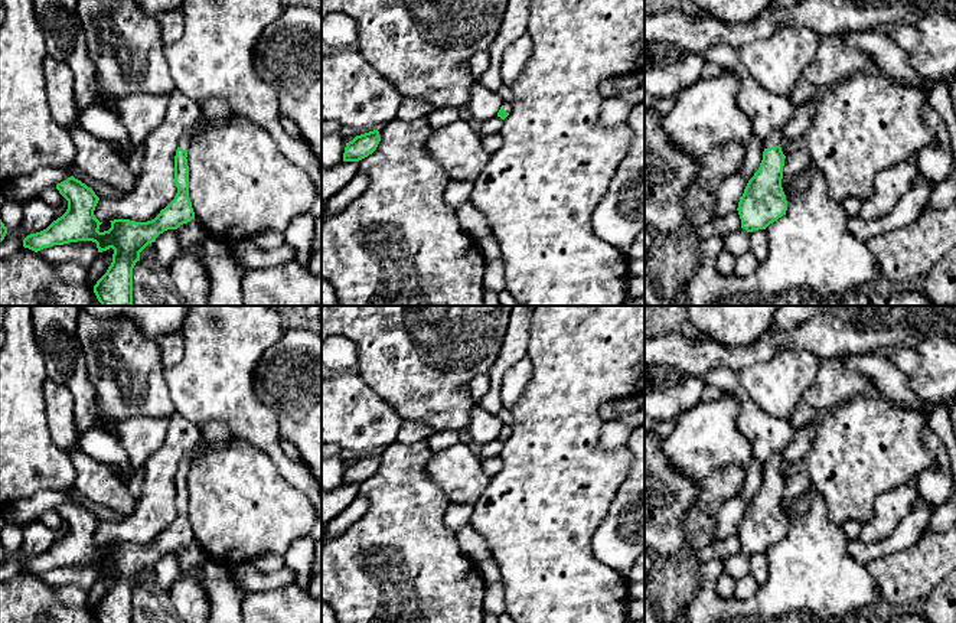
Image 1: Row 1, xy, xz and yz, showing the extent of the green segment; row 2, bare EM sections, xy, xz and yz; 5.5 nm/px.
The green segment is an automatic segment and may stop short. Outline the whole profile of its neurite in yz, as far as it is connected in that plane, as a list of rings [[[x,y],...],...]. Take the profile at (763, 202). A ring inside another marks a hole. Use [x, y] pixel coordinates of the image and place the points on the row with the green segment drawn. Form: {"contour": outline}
{"contour": [[[773,131],[764,144],[760,167],[748,180],[738,202],[741,228],[747,232],[766,229],[786,215],[787,200],[782,187],[786,156],[780,141],[782,131]]]}

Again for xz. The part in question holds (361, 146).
{"contour": [[[378,130],[356,136],[352,141],[346,143],[343,162],[359,162],[368,157],[376,150],[379,141]]]}

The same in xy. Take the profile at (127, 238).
{"contour": [[[202,115],[180,137],[174,156],[174,199],[147,222],[114,219],[108,231],[99,232],[95,206],[99,198],[95,192],[74,176],[56,185],[59,193],[68,200],[66,212],[46,229],[30,234],[23,239],[23,247],[35,252],[53,245],[78,241],[92,241],[98,252],[114,249],[112,262],[107,273],[94,286],[94,293],[101,306],[133,304],[133,268],[140,261],[140,252],[167,229],[195,219],[189,198],[187,149],[192,138],[200,134],[208,120]]]}

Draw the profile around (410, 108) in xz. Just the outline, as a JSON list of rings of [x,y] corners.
[[[404,97],[397,111],[397,118],[402,121],[414,121],[424,118],[434,107],[420,98]]]

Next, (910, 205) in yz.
[[[916,177],[911,189],[897,200],[888,213],[871,221],[862,221],[859,216],[849,216],[848,228],[864,242],[897,228],[903,228],[920,216],[933,189],[933,183]]]

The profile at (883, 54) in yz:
[[[888,29],[845,32],[842,39],[849,48],[864,52],[869,66],[887,75],[891,81],[926,88],[923,78],[910,66],[908,50],[893,40]]]

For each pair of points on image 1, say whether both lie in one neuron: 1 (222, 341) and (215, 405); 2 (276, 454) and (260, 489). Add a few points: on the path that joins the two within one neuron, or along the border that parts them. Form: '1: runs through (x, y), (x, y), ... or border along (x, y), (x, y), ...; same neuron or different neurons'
1: runs through (221, 356), (215, 377), (215, 390); same neuron
2: border along (245, 442), (260, 449), (277, 472), (296, 486); different neurons

